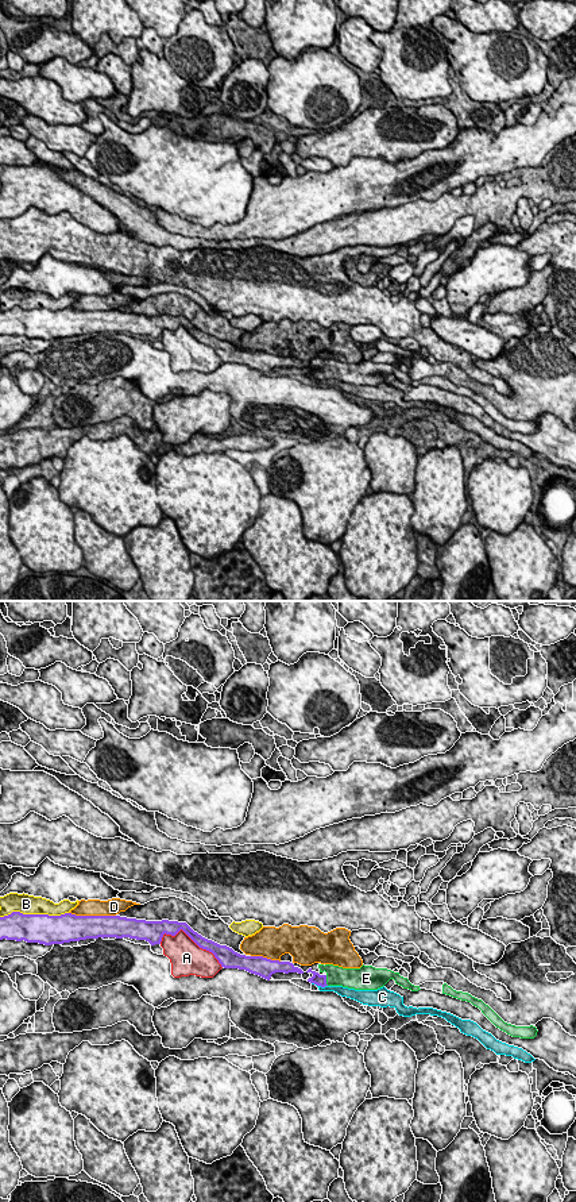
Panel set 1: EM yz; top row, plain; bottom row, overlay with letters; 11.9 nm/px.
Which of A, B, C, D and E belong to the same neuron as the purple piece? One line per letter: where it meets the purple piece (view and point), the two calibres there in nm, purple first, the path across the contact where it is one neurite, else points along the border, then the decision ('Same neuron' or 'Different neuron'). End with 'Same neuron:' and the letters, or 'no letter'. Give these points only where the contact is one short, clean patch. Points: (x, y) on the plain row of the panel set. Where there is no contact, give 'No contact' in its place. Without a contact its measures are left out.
A: Touches purple at yz (194, 336). Thickness 130 nm (purple) against 400 nm. Different neuron
B: Touches purple at yz (34, 309). Thickness 360 nm (purple) against 240 nm. Different neuron
C: Touches purple at yz (320, 380). Thickness 130 nm (purple) against 120 nm. Boundary: yz (312, 377), (327, 381). Different neuron
D: Touches purple at yz (92, 311). Thickness 300 nm (purple) against 190 nm. Different neuron
E: Touches purple at yz (325, 376). Thickness 130 nm (purple) against 240 nm. Path across: yz (317, 374), (325, 376), (336, 370). Same neuron
Same neuron: E

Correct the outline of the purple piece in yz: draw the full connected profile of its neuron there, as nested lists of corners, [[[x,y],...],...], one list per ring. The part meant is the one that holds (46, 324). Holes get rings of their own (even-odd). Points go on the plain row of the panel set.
[[[12,307],[0,312],[0,335],[16,335],[39,338],[45,340],[63,339],[98,332],[129,332],[146,335],[151,340],[161,339],[163,330],[175,331],[183,325],[200,343],[214,350],[221,362],[246,365],[270,375],[275,367],[304,366],[290,357],[271,355],[263,351],[246,351],[227,340],[220,340],[194,327],[186,317],[178,316],[146,316],[120,311],[61,311],[23,309]]]

